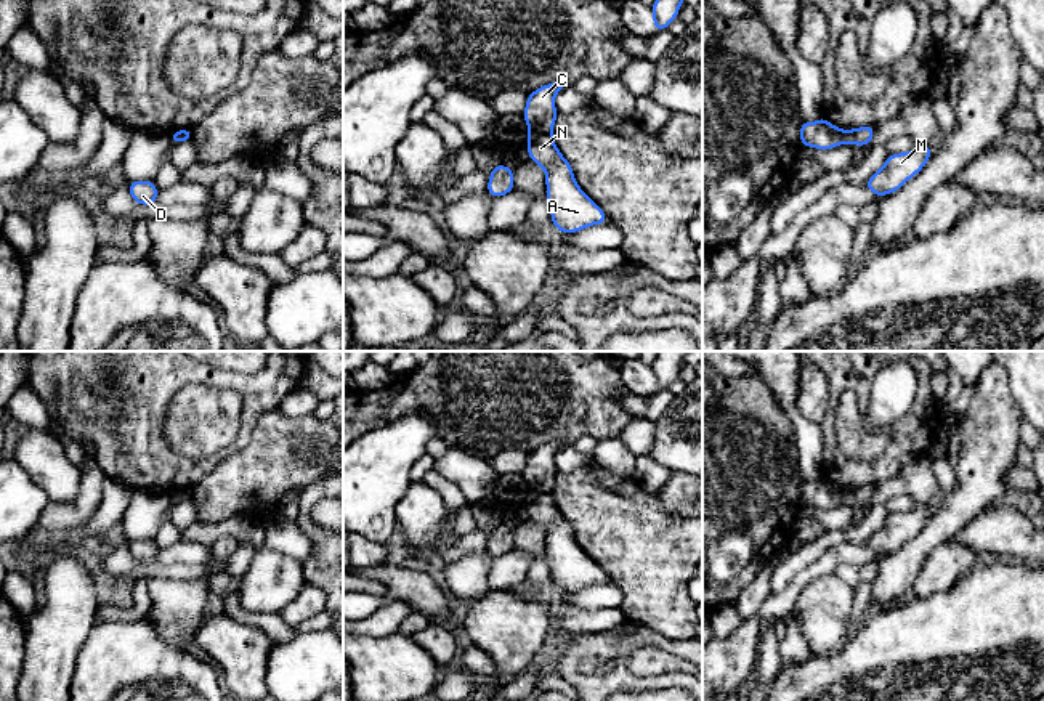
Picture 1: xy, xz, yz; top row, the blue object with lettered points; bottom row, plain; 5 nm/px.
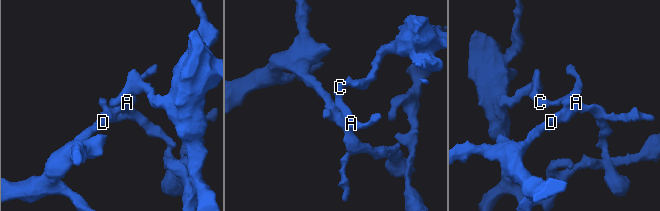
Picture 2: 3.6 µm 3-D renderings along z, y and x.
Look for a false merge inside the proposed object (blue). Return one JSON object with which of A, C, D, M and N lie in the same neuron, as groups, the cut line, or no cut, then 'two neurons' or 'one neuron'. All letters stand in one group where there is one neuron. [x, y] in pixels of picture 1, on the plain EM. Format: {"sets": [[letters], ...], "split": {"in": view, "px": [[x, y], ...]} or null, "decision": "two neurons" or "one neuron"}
{"sets": [["A", "D", "M", "N"], ["C"]], "split": {"in": "xz", "px": [[530, 490], [546, 490], [549, 493]]}, "decision": "two neurons"}

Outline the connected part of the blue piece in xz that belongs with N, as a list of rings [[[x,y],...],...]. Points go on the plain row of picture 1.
[[[529,491],[526,499],[529,518],[547,533],[545,561],[552,573],[552,584],[569,594],[606,582],[606,573],[579,547],[573,526],[558,510],[552,492]]]

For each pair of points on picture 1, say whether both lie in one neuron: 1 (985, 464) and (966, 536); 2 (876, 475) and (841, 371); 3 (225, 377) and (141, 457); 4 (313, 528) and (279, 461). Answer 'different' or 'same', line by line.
1: different
2: same
3: same
4: different

